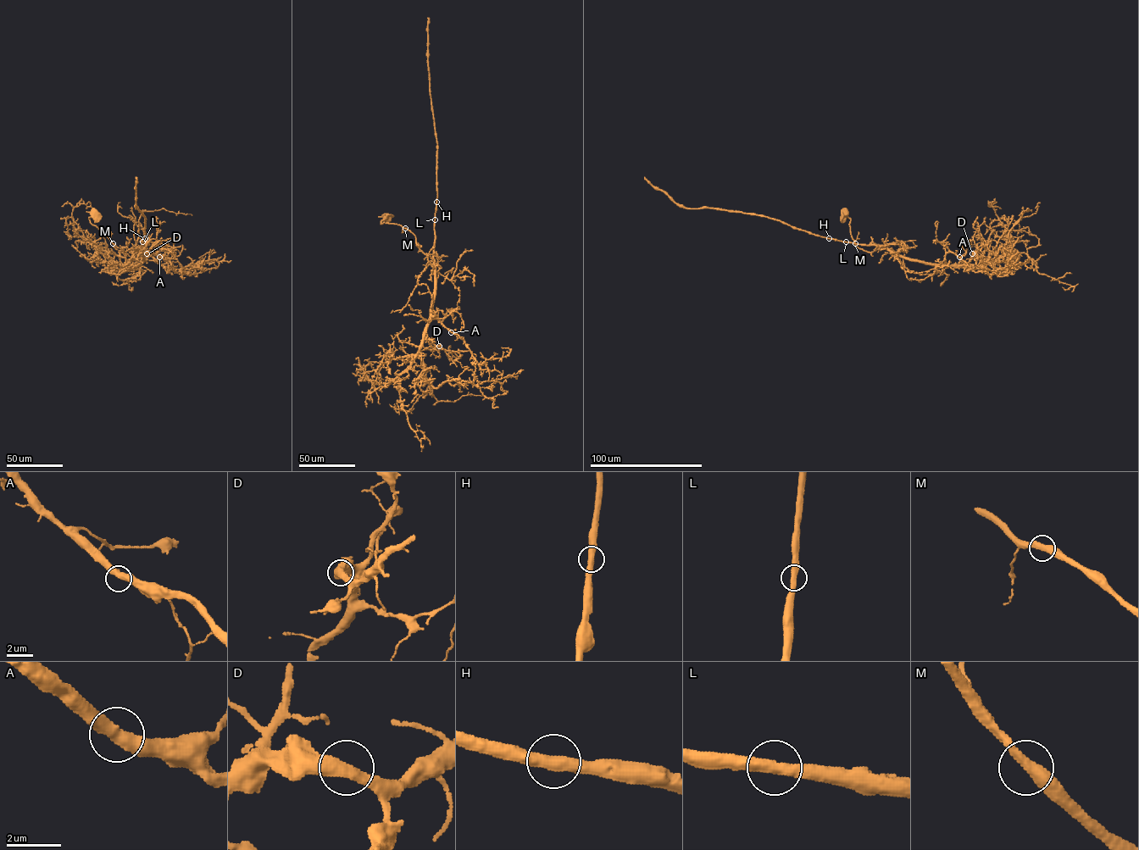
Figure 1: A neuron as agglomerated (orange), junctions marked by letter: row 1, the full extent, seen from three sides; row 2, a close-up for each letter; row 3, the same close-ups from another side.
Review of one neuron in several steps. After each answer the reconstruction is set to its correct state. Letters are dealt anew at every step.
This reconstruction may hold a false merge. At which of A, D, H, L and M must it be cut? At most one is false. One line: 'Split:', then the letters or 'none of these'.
Split: none of these

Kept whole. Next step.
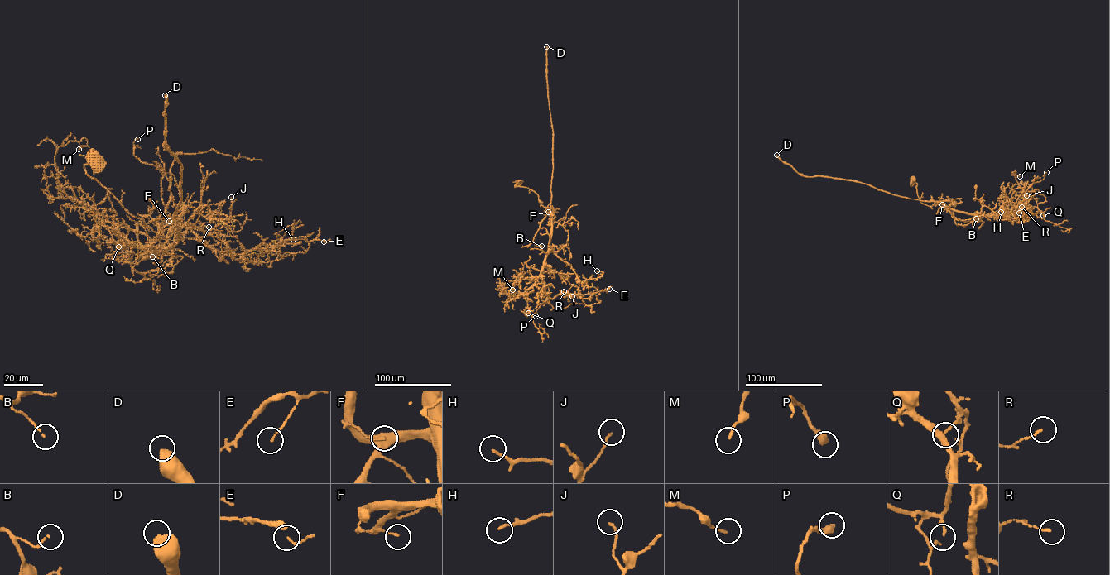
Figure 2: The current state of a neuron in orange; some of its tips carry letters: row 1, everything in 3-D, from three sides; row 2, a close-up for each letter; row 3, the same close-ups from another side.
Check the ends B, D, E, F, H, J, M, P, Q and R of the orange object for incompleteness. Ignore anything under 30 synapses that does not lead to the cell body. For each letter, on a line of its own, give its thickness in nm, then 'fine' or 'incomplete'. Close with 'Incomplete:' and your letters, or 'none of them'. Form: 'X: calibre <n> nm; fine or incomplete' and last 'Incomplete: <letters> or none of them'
B: calibre 90 nm; fine
D: calibre 550 nm; incomplete
E: calibre 110 nm; fine
F: calibre 90 nm; fine
H: calibre 130 nm; fine
J: calibre 120 nm; fine
M: calibre 120 nm; fine
P: calibre 400 nm; fine
Q: calibre 90 nm; fine
R: calibre 120 nm; fine
Incomplete: D

